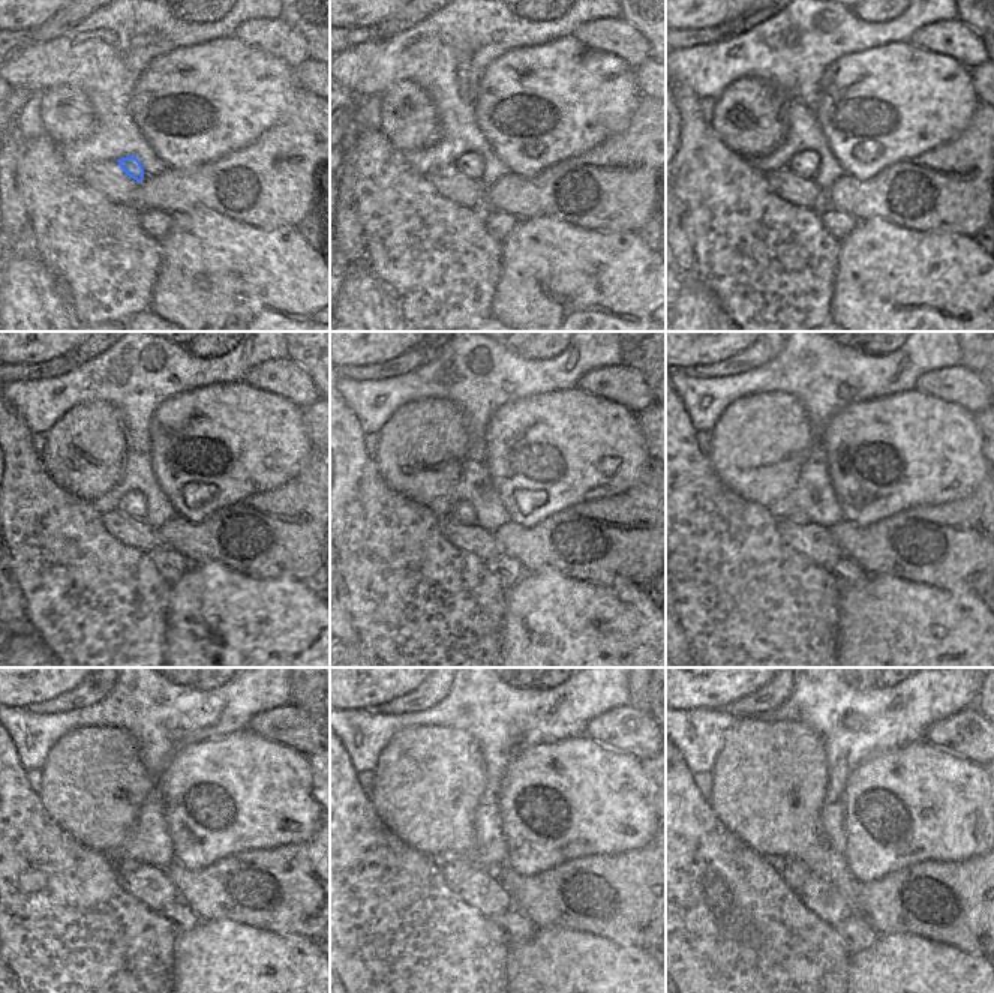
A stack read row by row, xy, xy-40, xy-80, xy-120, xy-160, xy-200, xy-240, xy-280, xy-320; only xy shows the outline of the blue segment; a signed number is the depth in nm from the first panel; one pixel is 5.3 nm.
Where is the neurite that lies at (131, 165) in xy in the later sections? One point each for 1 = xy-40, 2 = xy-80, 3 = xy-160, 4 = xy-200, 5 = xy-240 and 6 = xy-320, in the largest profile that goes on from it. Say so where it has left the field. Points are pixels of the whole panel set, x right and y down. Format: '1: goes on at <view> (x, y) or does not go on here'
1: goes on at xy-40 (471, 165)
2: goes on at xy-80 (805, 164)
3: goes on at xy-160 (464, 512)
4: goes on at xy-200 (798, 518)
5: goes on at xy-240 (123, 864)
6: goes on at xy-320 (795, 873)

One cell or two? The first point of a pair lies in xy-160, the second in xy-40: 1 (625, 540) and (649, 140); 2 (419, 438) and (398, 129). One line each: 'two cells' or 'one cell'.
1: one cell
2: one cell

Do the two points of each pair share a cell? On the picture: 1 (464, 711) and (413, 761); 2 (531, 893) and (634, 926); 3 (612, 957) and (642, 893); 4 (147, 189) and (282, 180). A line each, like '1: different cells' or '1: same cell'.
1: different cells
2: same cell
3: different cells
4: same cell

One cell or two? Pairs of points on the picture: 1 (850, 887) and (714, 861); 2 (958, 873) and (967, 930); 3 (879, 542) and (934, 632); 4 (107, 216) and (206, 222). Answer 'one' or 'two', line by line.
1: two
2: one
3: two
4: two

